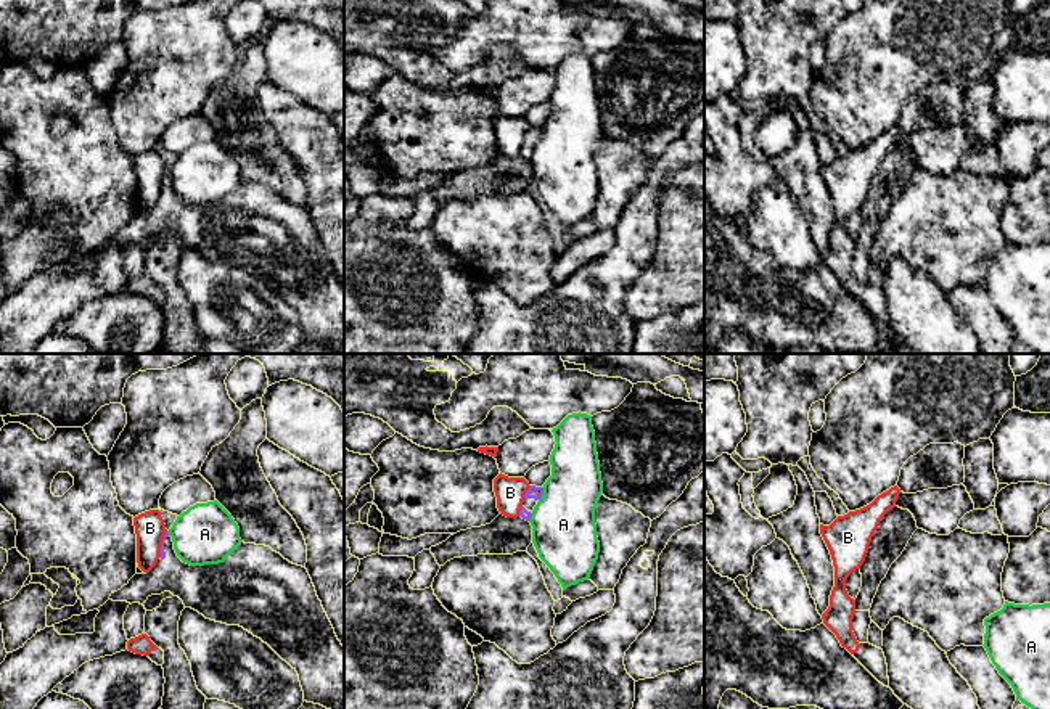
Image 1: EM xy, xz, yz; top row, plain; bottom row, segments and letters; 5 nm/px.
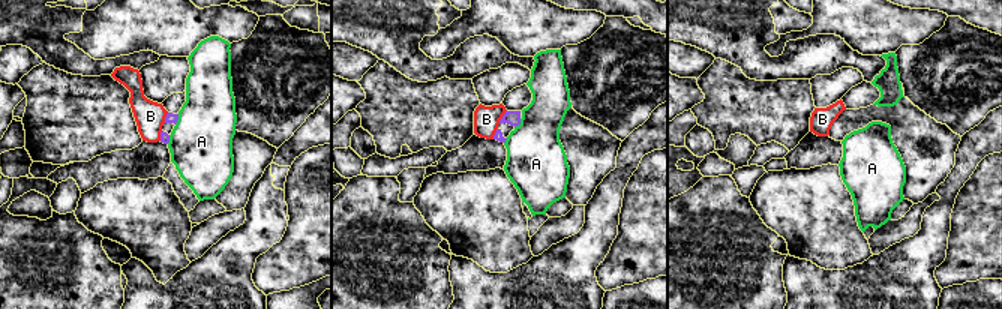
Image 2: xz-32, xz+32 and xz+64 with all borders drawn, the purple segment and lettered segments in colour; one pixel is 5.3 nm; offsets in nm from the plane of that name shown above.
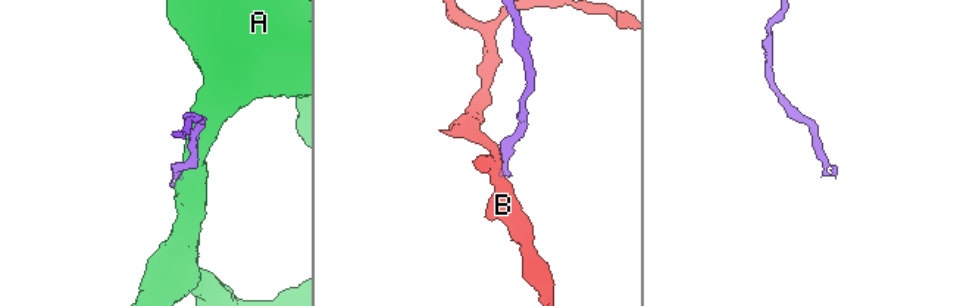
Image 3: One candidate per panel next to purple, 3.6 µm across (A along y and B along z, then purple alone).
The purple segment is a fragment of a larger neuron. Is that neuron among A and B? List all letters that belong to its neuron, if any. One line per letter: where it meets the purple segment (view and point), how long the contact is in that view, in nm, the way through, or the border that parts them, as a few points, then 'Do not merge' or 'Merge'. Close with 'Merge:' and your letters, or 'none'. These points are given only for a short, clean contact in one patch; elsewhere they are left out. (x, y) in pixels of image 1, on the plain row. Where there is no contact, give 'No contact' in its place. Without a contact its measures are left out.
A: Touches purple at xz (542, 134). Shared border 80 nm. Boundary: xz (544, 127), (539, 140). Do not merge
B: Touches purple at xz (526, 132). Shared border 80 nm. Boundary: xz (531, 126), (523, 137). Do not merge
Merge: none

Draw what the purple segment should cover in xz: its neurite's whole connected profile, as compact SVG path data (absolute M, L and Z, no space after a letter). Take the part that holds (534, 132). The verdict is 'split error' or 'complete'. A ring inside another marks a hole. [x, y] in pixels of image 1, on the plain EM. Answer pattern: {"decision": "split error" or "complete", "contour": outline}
{"decision": "split error", "contour": "M535 125L529 127L529 130L524 135L523 146L519 150L519 156L523 159L531 161L532 150L537 145L537 141L542 138L542 135L543 135L543 127L535 127Z"}

